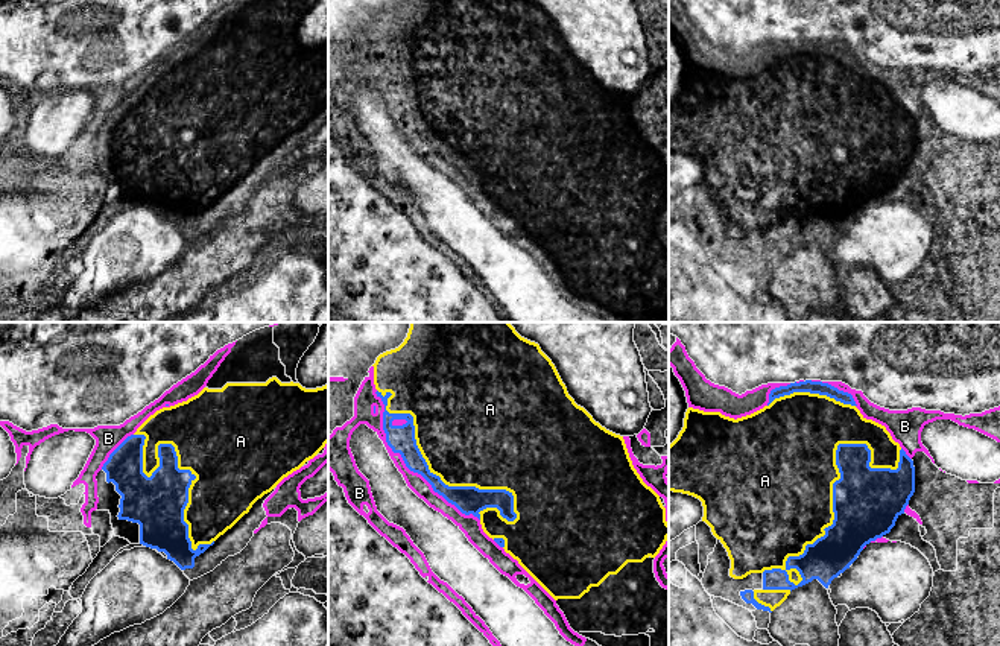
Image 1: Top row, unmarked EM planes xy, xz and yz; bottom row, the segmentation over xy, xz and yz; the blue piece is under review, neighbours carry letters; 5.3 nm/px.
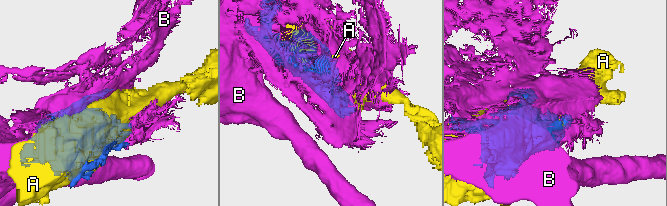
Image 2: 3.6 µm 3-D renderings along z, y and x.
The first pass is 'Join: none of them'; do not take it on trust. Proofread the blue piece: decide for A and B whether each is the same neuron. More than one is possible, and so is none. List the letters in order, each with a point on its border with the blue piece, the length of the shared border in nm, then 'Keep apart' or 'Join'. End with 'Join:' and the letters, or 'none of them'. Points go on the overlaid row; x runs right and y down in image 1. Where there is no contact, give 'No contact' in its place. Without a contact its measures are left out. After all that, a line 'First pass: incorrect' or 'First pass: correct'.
A: Touches blue at yz (839, 479). Shared border 1000 nm. Join
B: Touches blue at xz (405, 462). Shared border 900 nm. Keep apart
Join: A
First pass: incorrect

